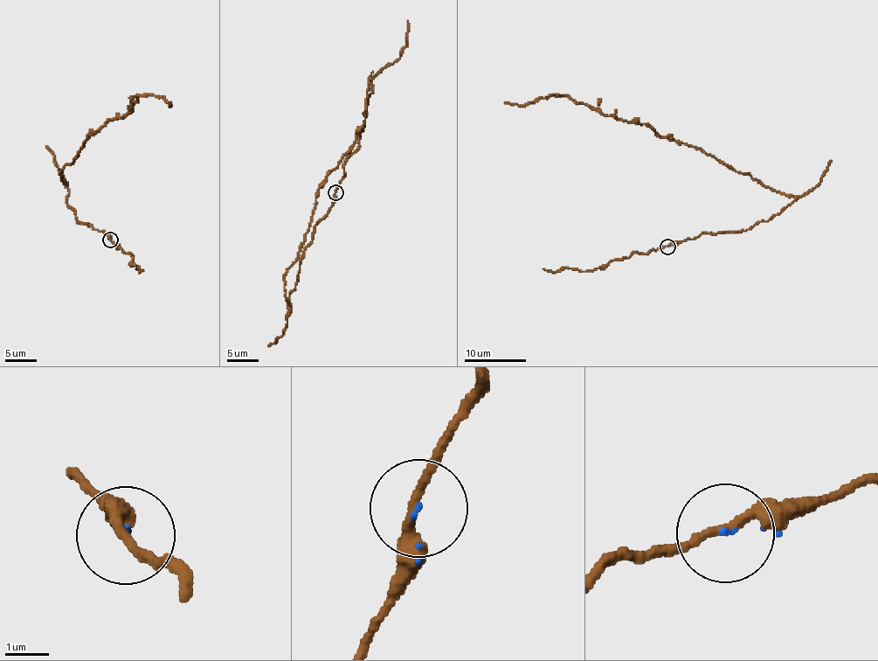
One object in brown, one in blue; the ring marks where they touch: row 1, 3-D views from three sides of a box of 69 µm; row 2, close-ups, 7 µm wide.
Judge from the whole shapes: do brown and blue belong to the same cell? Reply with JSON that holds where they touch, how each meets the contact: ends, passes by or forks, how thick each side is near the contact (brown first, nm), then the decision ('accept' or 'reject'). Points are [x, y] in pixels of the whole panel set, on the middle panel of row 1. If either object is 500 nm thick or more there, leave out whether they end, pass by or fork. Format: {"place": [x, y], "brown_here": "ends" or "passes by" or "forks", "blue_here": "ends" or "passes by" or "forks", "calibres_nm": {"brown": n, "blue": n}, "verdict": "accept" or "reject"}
{"place": [335, 192], "brown_here": "passes by", "blue_here": "ends", "calibres_nm": {"brown": 200, "blue": 50}, "verdict": "accept"}

